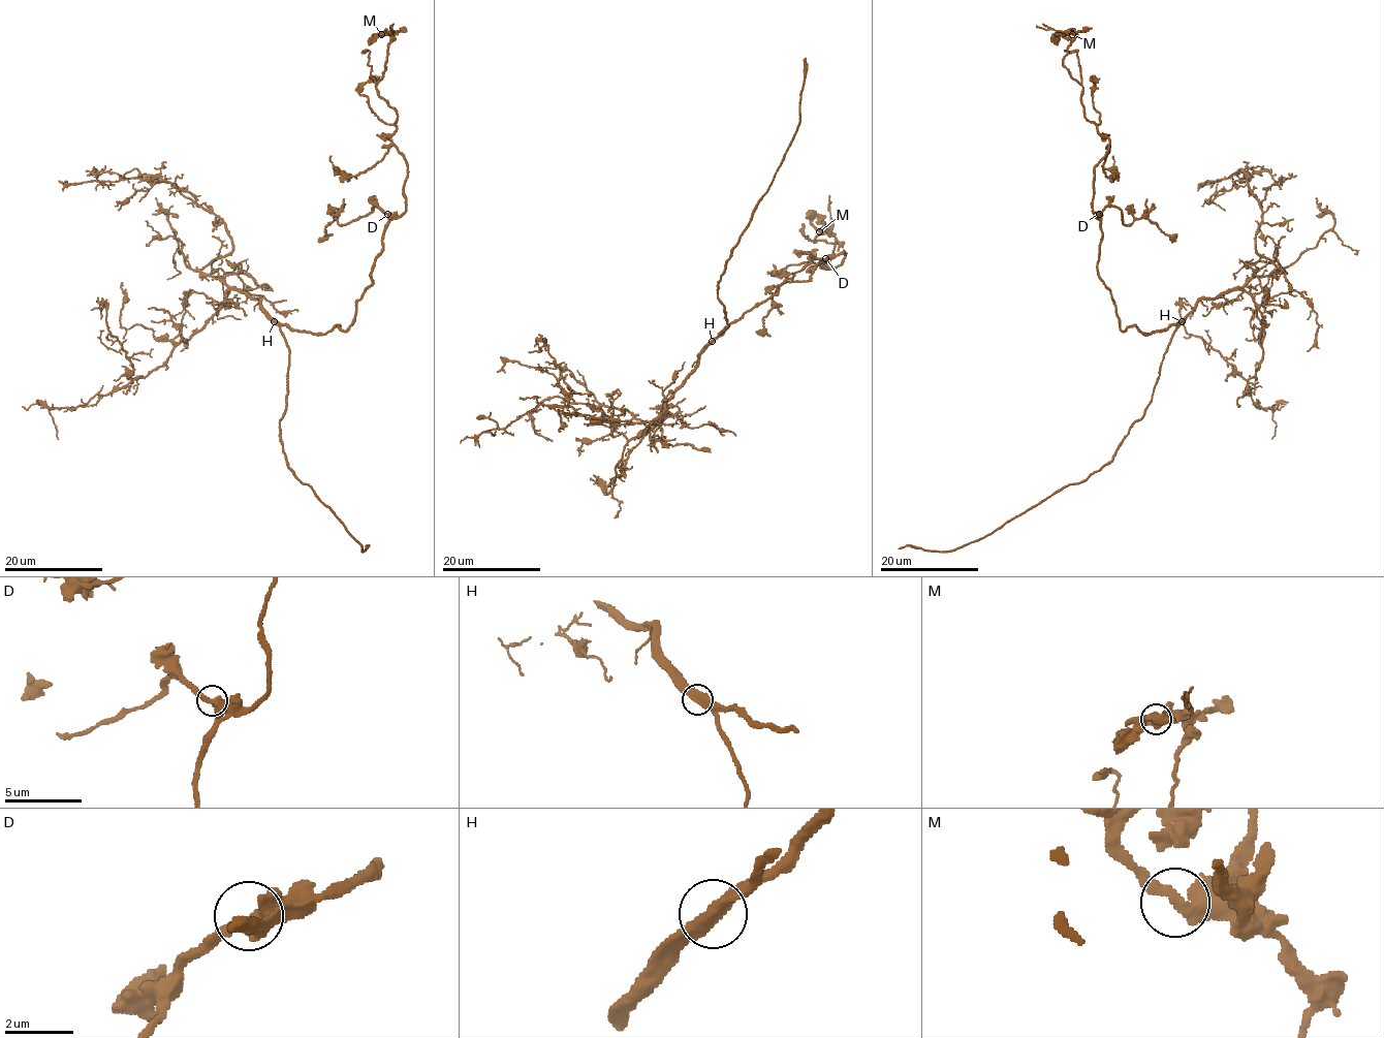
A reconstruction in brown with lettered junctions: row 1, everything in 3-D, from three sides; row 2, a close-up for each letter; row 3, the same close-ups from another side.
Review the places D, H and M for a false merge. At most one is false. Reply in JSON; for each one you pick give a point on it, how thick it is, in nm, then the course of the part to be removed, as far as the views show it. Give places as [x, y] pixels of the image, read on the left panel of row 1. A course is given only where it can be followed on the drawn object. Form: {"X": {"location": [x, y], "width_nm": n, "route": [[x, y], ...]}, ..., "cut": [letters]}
{"cut": []}

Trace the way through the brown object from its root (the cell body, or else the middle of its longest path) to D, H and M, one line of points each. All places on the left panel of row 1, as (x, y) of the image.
D: (307, 332), (325, 333), (337, 325), (345, 331), (351, 323), (356, 301), (371, 282), (387, 214)
H: (307, 332), (291, 331), (274, 322)
M: (307, 332), (348, 328), (405, 211), (381, 33)

